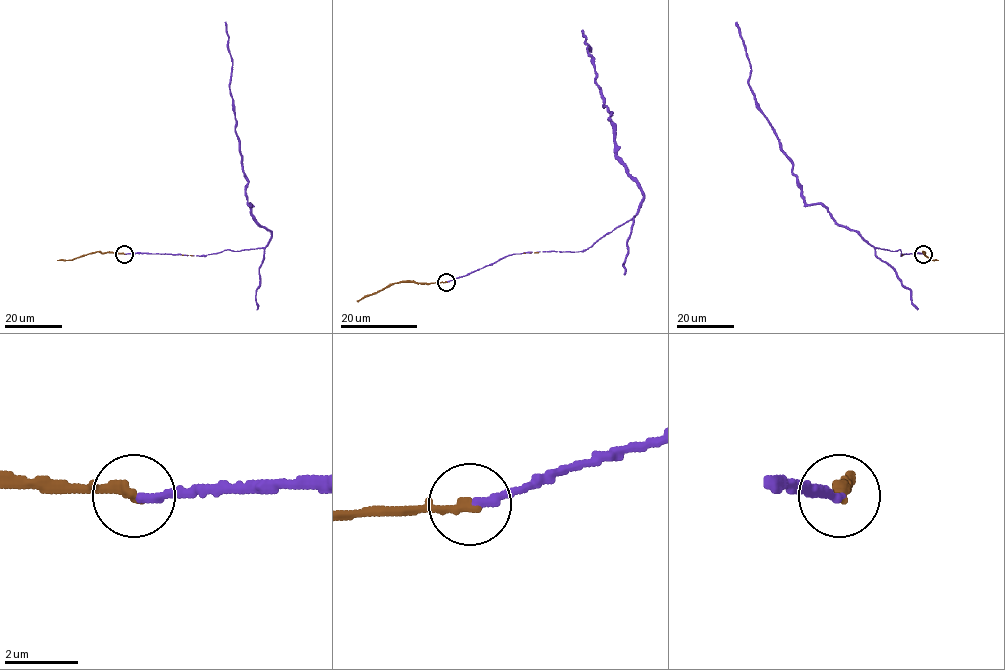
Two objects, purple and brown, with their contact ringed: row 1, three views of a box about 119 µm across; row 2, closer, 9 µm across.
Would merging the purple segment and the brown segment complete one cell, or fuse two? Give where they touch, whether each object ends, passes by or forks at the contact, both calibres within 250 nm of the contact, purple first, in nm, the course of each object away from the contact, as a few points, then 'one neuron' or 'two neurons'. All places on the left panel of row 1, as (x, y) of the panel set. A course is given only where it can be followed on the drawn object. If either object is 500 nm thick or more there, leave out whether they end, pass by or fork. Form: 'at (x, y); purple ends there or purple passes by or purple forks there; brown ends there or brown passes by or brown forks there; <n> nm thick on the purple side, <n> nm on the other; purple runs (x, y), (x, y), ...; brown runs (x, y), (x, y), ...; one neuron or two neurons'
at (124, 254); purple ends there; brown ends there; 280 nm thick on the purple side, 320 nm on the other; purple runs (124, 254), (201, 256), (263, 248), (271, 236), (252, 215), (245, 194), (224, 22); brown runs (124, 254), (98, 251), (57, 260); one neuron

